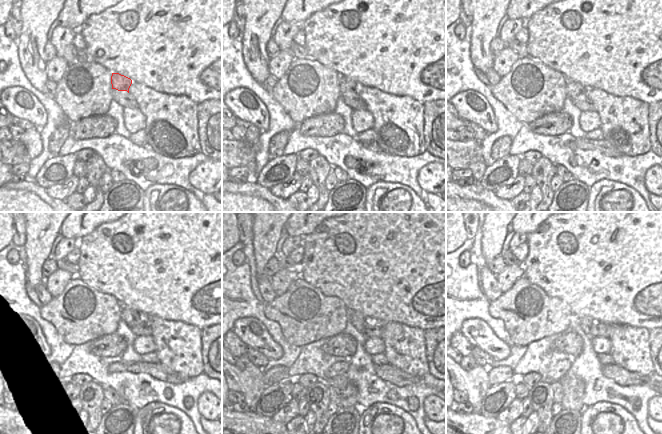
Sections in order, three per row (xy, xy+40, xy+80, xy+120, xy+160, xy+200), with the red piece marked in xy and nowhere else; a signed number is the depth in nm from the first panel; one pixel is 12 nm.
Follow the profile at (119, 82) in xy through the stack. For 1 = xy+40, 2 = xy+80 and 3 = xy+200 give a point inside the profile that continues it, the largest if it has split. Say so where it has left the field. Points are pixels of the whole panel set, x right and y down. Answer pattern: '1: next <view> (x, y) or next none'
1: next xy+40 (346, 85)
2: next xy+80 (574, 89)
3: next xy+200 (585, 324)

